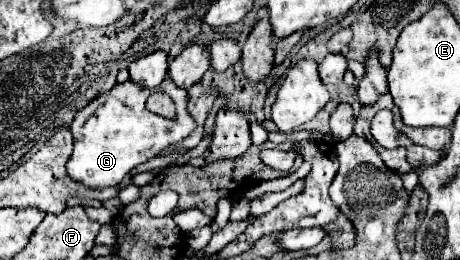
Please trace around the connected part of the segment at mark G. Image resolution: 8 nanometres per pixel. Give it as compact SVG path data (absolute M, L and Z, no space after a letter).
M164 80L158 86L158 92L168 94L176 104L176 118L172 120L158 114L150 114L146 110L144 104L152 92L156 90L142 90L136 88L136 84L124 82L112 88L110 92L106 92L102 104L94 106L96 110L94 112L90 110L90 116L86 120L82 120L84 114L78 112L78 116L70 124L74 136L74 152L68 160L68 174L76 182L88 188L118 186L132 168L148 162L150 158L158 156L162 150L178 144L196 128L194 120L186 110L186 90L176 88L172 80Z

